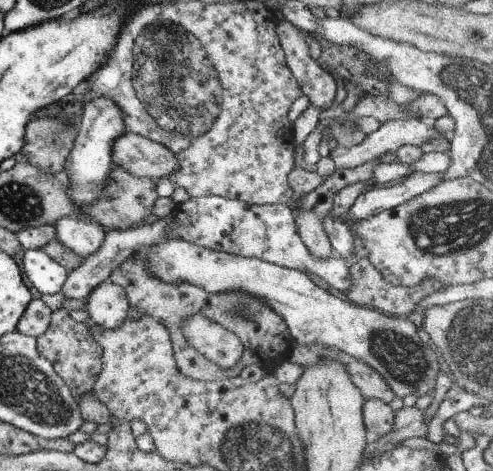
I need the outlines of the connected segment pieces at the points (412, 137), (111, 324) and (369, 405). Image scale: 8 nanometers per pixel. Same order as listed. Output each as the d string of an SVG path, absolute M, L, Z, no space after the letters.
M396 119L380 123L379 127L371 134L365 135L363 142L357 144L357 146L343 148L337 145L333 150L329 151L328 157L333 160L334 168L352 169L365 164L365 162L371 162L371 160L375 160L375 158L379 158L379 156L387 154L387 152L396 152L400 146L415 145L420 147L421 144L437 140L437 138L442 138L442 135L433 128L432 119Z
M108 278L95 286L86 297L85 311L89 323L93 323L105 330L119 328L125 320L129 303L124 290L113 284Z
M364 399L361 408L362 421L369 437L383 436L393 430L394 411L379 399Z

